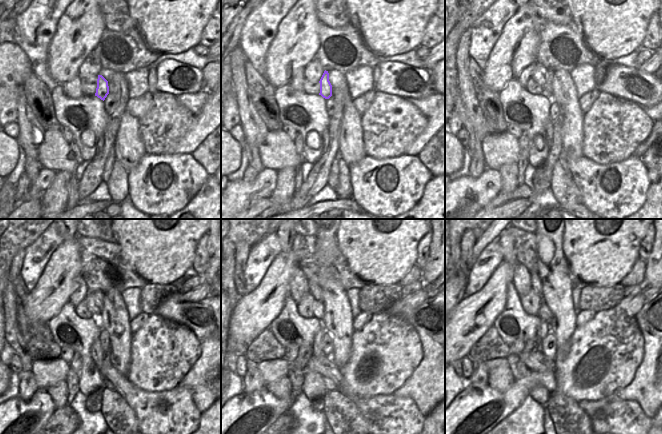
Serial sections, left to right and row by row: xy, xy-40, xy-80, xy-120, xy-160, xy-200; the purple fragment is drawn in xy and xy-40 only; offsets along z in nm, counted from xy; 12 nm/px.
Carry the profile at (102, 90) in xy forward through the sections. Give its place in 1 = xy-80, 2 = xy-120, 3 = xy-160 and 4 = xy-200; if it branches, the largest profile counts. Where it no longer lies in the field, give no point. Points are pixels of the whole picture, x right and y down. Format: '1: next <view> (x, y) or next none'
1: next xy-80 (548, 87)
2: next xy-120 (98, 295)
3: next xy-160 (314, 288)
4: next xy-200 (534, 276)

